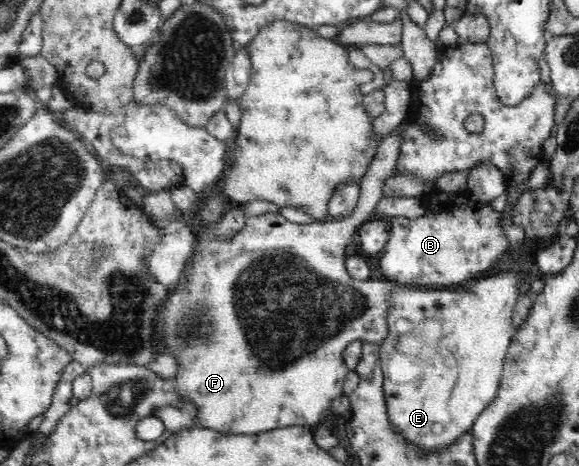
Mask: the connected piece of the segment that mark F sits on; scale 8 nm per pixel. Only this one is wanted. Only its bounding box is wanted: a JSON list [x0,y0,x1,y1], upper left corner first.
[156,127,400,435]

